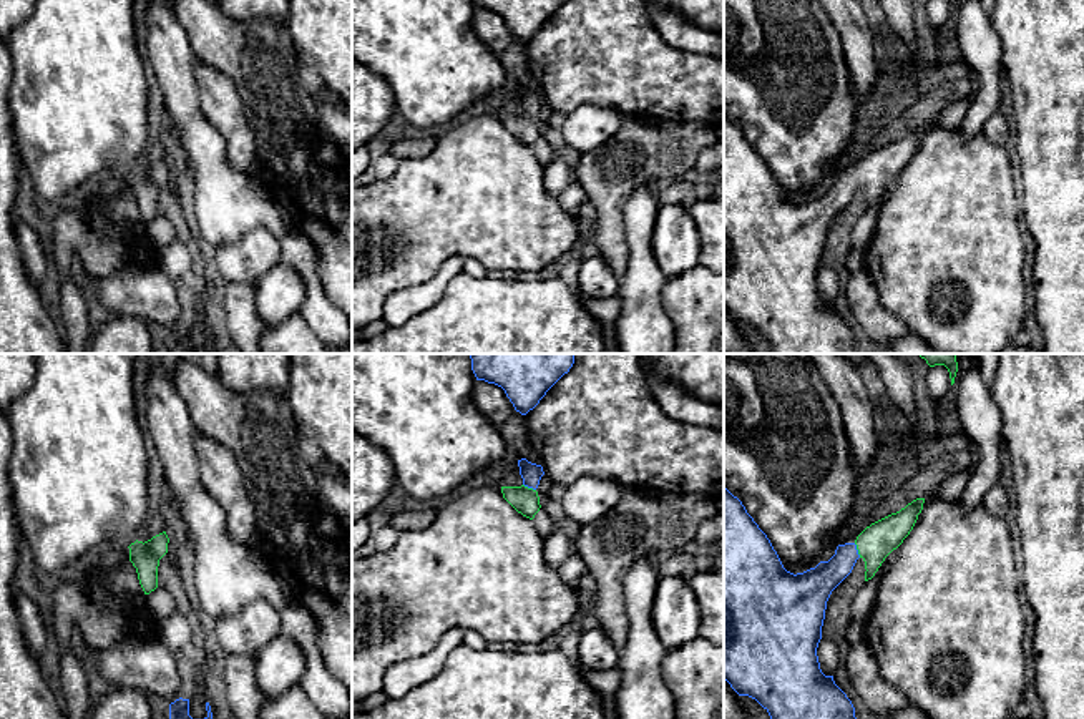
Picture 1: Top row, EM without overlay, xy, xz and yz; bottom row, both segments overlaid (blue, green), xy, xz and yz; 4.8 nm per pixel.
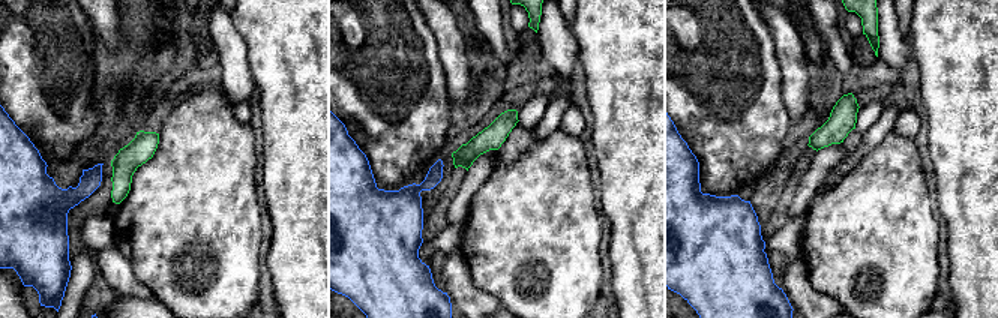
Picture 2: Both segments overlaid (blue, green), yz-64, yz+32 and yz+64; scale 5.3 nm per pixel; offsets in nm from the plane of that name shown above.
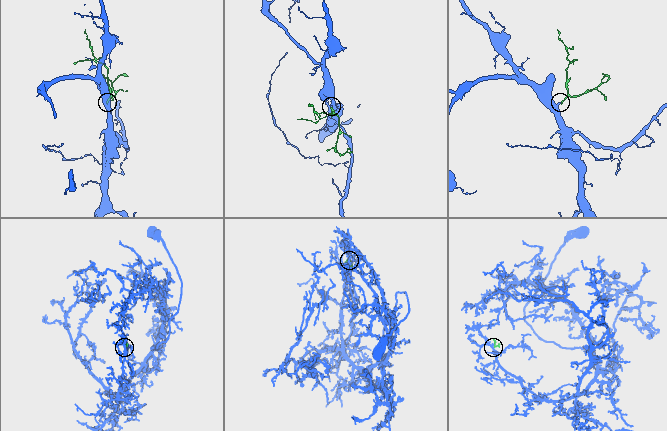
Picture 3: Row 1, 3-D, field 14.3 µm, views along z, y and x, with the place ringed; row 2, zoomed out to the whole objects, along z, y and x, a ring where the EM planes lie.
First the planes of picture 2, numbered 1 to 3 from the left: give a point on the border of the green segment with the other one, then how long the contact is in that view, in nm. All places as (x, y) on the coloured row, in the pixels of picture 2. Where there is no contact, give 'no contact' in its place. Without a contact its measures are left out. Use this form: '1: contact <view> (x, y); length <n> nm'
1: no contact
2: no contact
3: no contact

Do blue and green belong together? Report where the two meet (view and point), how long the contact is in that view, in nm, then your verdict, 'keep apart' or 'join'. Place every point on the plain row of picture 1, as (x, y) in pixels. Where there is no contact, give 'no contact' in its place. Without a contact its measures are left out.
yz (857, 178) | 80 nm | join

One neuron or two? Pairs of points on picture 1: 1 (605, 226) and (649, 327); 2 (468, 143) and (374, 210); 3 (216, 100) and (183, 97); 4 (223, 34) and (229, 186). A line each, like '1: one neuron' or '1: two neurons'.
1: two neurons
2: one neuron
3: two neurons
4: two neurons

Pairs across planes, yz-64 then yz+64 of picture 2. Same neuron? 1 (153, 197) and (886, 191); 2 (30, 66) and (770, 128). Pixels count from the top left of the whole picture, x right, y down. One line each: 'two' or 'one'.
1: one
2: one

